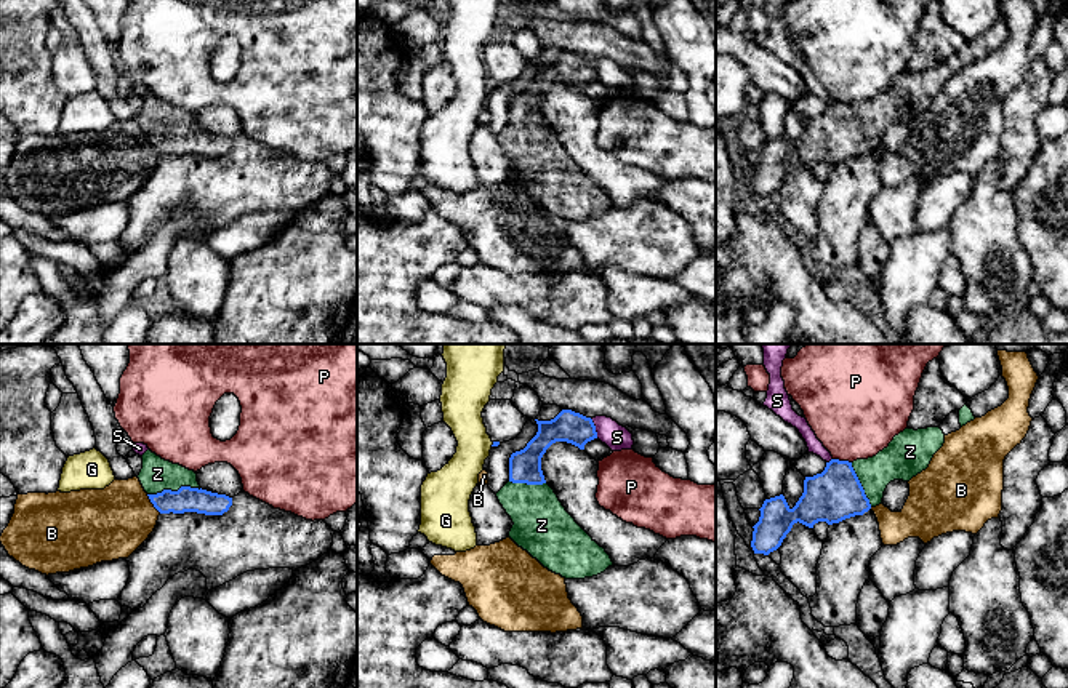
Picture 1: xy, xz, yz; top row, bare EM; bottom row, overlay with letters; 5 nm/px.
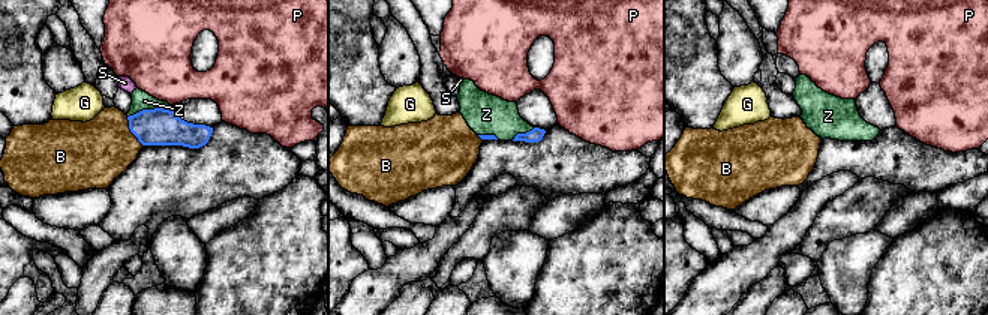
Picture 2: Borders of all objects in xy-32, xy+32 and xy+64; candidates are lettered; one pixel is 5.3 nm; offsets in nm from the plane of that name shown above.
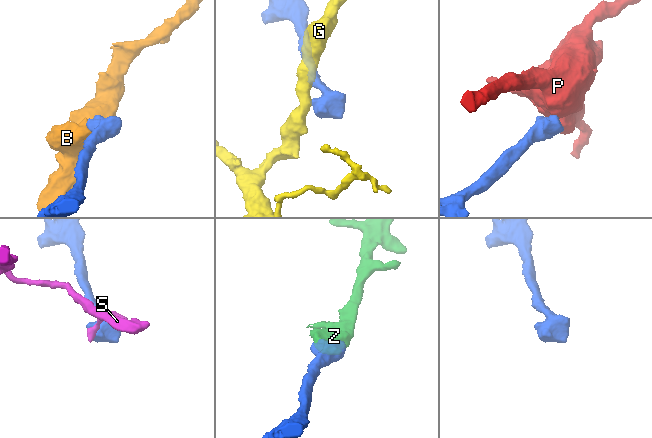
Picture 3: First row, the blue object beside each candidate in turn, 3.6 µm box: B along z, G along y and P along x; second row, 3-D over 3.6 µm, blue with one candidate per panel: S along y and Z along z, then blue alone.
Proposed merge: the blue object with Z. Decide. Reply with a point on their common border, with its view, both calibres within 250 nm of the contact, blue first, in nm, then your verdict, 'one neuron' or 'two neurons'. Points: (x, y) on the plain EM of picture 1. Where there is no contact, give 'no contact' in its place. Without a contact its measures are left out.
meets blue in xy at (173, 133); 130 nm thick on the blue side, 160 nm on the other; one neuron

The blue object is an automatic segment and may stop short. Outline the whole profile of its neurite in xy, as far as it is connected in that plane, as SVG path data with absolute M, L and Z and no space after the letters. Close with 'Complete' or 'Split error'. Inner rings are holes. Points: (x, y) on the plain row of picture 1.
M151 91L141 99L138 120L160 155L223 157L232 147L232 139L202 131L194 112L165 102Z. Split error

